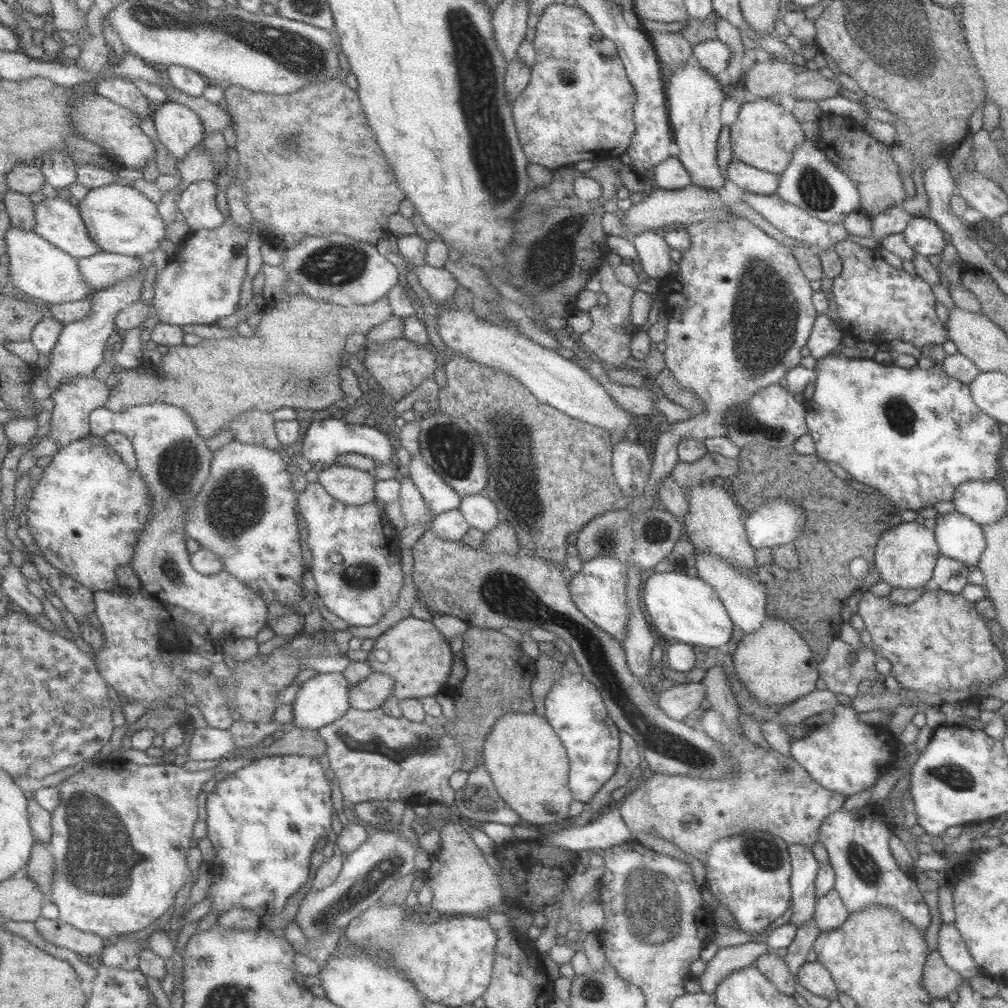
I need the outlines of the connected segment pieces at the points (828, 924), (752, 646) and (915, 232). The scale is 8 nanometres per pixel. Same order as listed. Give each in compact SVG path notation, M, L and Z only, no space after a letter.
M834 888L818 899L813 918L821 931L829 931L842 926L849 913L840 899L839 892Z
M774 612L756 632L745 634L737 643L732 665L740 682L760 704L786 706L817 690L819 664L808 644L785 616L781 618Z
M914 216L903 233L915 252L924 256L940 255L949 243L948 235L928 218Z

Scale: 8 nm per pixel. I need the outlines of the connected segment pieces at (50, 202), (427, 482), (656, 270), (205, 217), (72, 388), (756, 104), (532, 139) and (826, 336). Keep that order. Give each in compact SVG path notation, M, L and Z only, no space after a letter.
M47 198L38 204L38 226L35 231L50 239L58 248L78 258L104 251L93 239L85 216L78 206L64 198Z
M416 453L412 456L409 470L415 483L425 494L424 498L434 518L443 512L461 508L463 496L422 454Z
M648 231L633 238L643 271L658 283L664 282L675 271L675 264L670 259L670 247L664 237L654 231Z
M216 181L192 184L179 199L179 209L192 231L212 230L226 225L226 214L218 208Z
M95 375L76 377L70 379L56 389L52 394L55 403L53 414L52 437L60 447L79 441L81 438L93 434L92 413L99 408L106 407L110 400L110 388L105 379L95 377Z
M761 97L741 106L737 120L731 124L731 136L731 150L738 161L778 176L788 168L796 146L807 141L801 122L789 107Z
M551 4L540 17L534 41L538 58L533 80L514 104L515 118L531 163L547 168L582 161L608 161L627 153L635 134L633 110L637 94L626 74L617 46L606 38L581 6Z
M826 313L817 314L807 340L811 356L821 359L832 354L840 346L843 335L841 323L836 323Z

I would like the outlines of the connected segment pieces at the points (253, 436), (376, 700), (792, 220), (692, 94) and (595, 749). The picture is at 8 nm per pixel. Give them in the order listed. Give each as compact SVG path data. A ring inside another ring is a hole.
M250 410L235 418L230 432L235 440L244 441L246 444L267 446L276 450L280 446L284 446L276 424L277 421L274 420L272 412Z
M375 672L360 685L353 685L351 690L352 704L360 710L376 710L383 707L394 695L398 681L394 676Z
M745 191L742 201L746 202L756 213L761 214L770 224L776 227L782 234L798 240L798 242L804 242L811 249L817 253L828 252L838 242L848 239L849 232L843 223L826 223L814 216L808 214L808 212L800 209L794 204L788 202L784 203L782 198L778 197L778 194L772 195L756 195Z
M691 60L674 70L670 84L666 83L667 109L674 134L674 141L680 149L677 156L690 173L692 183L702 189L718 190L726 184L717 160L717 142L723 127L720 121L720 106L725 92L714 81L716 77Z
M568 666L552 688L547 700L547 717L565 742L573 763L571 785L575 798L587 802L604 786L619 765L620 727L613 721L597 687L583 673L572 672Z

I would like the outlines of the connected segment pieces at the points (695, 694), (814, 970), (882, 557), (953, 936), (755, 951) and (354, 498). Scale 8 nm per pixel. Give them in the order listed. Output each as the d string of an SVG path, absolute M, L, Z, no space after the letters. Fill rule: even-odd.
M701 682L678 683L659 695L658 707L670 718L683 721L690 713L699 711L704 705L706 688Z
M806 961L798 969L797 977L799 983L808 992L831 1001L838 998L839 990L831 977L830 971L826 970L818 961Z
M913 521L901 522L892 528L884 530L877 542L874 558L877 571L883 581L891 584L896 589L917 589L928 584L928 582L932 582L933 570L940 555L941 552L934 531Z
M942 922L941 927L939 928L937 941L939 942L937 949L939 950L941 957L944 959L944 962L952 968L952 970L959 972L962 975L962 978L972 978L980 972L980 969L976 966L973 956L970 954L965 940L962 938L955 923Z
M747 943L719 948L715 956L707 962L704 973L699 976L702 991L715 996L720 982L731 972L754 965L756 957L763 955L770 947L767 943Z
M338 463L321 472L320 482L337 499L349 505L363 505L377 498L377 481L374 473Z

